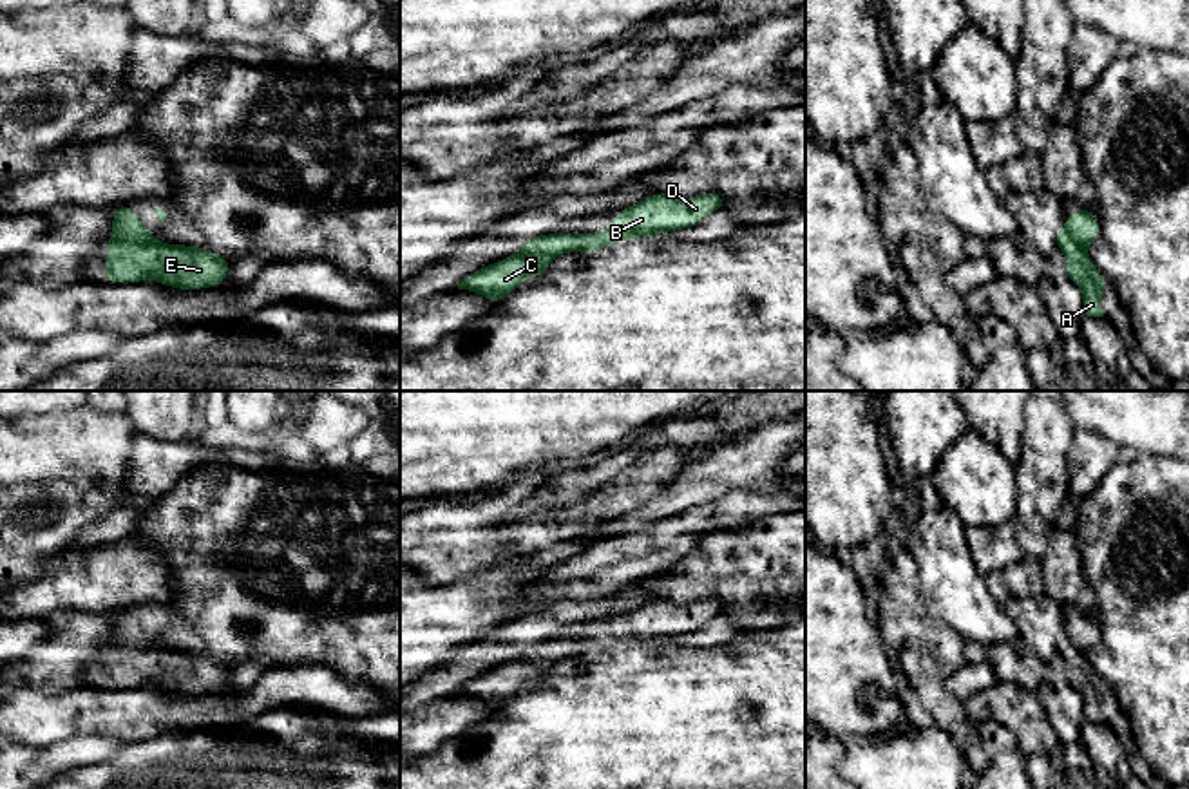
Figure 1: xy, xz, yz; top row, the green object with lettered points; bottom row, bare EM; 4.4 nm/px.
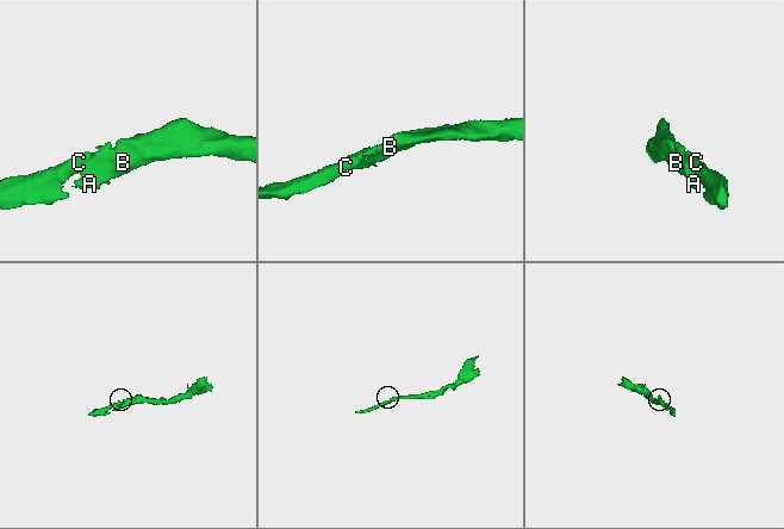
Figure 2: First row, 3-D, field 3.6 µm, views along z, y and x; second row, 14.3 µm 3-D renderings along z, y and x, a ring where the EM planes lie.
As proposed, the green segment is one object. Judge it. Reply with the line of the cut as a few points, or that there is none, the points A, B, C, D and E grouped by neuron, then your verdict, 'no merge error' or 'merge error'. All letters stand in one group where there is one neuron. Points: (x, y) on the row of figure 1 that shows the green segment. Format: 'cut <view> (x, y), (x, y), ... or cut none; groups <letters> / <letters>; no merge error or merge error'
cut none; groups A B C D E; no merge error

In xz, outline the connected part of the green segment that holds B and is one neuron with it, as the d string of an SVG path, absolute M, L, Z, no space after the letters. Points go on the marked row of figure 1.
M657 192L637 204L619 210L612 226L604 232L550 232L534 237L518 248L512 257L469 273L458 284L458 290L487 297L494 306L507 293L519 288L525 279L543 275L557 255L597 252L612 242L691 228L726 204L728 201L717 192L706 192L690 199L673 199L664 192Z

